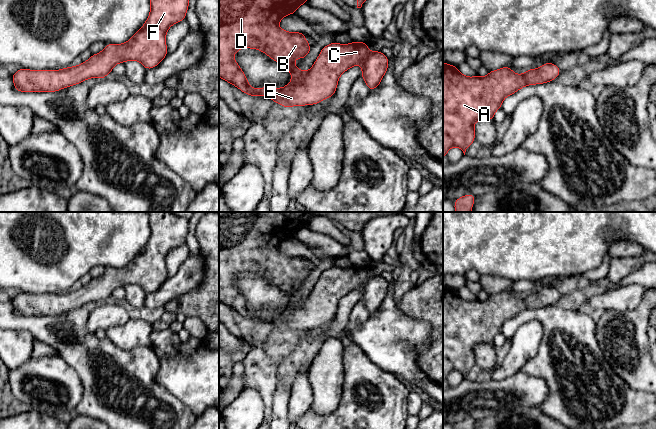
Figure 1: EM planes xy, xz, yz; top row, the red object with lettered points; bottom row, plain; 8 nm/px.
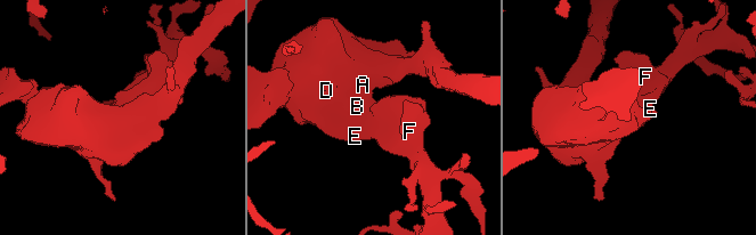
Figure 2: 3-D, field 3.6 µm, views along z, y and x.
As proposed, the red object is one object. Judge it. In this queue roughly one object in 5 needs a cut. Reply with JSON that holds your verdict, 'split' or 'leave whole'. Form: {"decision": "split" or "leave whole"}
{"decision": "leave whole"}

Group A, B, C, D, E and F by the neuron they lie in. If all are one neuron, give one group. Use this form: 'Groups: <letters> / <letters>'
Groups: A B C D E F

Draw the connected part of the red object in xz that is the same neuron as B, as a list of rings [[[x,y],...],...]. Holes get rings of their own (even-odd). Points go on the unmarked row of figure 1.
[[[219,212],[219,301],[236,310],[244,318],[267,320],[276,328],[286,333],[295,329],[306,330],[322,326],[333,321],[339,301],[353,290],[361,289],[361,301],[369,314],[376,313],[385,299],[389,282],[382,275],[370,276],[367,266],[353,265],[349,268],[330,267],[323,271],[313,290],[307,295],[298,293],[294,284],[304,282],[311,270],[302,256],[288,256],[281,253],[278,247],[289,238],[296,238],[297,232],[307,228],[308,222],[315,216],[325,216],[330,220],[356,220],[357,232],[361,232],[366,223],[373,218],[401,212]],[[243,272],[264,276],[291,296],[291,304],[283,312],[264,310],[256,313],[249,309],[245,297],[233,283],[235,277]]]

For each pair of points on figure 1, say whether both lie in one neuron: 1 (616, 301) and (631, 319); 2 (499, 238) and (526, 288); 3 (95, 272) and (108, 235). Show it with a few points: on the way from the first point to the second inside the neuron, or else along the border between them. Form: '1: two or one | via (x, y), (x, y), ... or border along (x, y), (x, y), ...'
1: two | border along (642, 296), (639, 304), (630, 310), (603, 311)
2: two | border along (545, 276), (535, 280), (516, 280), (514, 282)
3: two | border along (106, 267), (95, 265), (88, 272)

